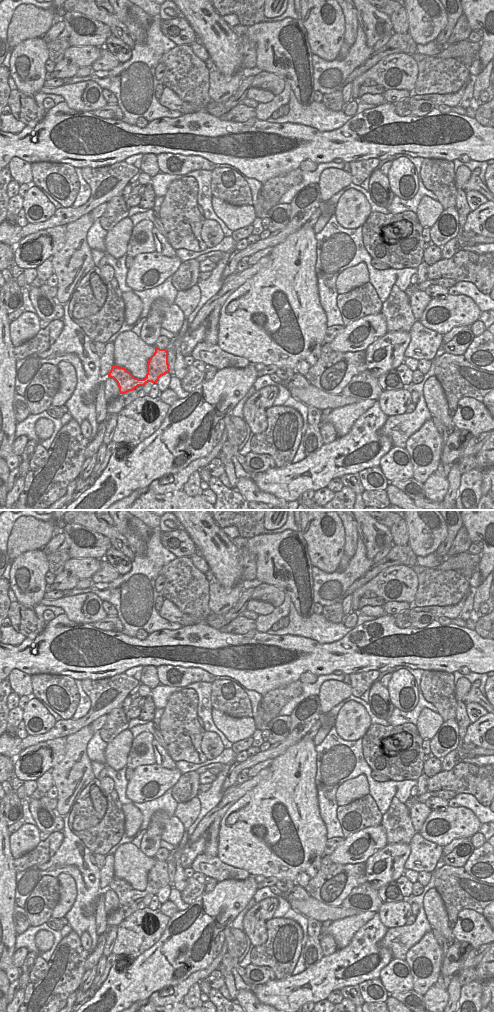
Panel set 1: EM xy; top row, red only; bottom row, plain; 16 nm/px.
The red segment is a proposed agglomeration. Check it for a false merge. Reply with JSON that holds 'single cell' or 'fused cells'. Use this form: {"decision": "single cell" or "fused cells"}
{"decision": "single cell"}

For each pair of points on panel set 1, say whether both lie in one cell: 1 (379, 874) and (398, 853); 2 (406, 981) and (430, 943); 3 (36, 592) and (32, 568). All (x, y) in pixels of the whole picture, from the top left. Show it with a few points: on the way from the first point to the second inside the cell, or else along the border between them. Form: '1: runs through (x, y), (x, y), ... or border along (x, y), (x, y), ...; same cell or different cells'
1: runs through (384, 870), (393, 858); same cell
2: border along (404, 960), (409, 967), (413, 989); different cells
3: runs through (32, 586), (32, 574); same cell

